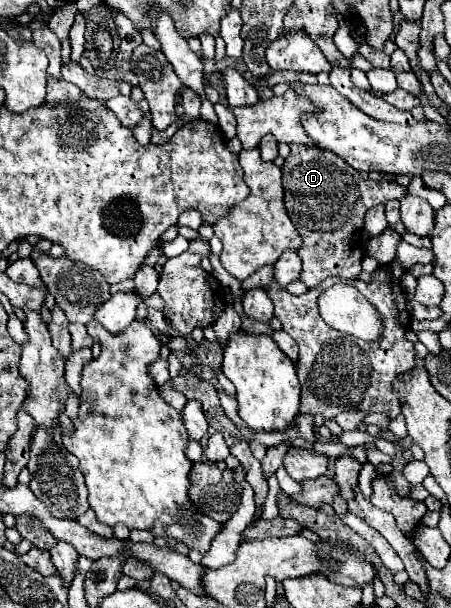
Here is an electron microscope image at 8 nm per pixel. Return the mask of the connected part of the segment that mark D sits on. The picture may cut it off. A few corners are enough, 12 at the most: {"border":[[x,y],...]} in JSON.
{"border":[[291,144],[287,214],[301,282],[355,280],[365,212],[401,200],[337,154]]}

